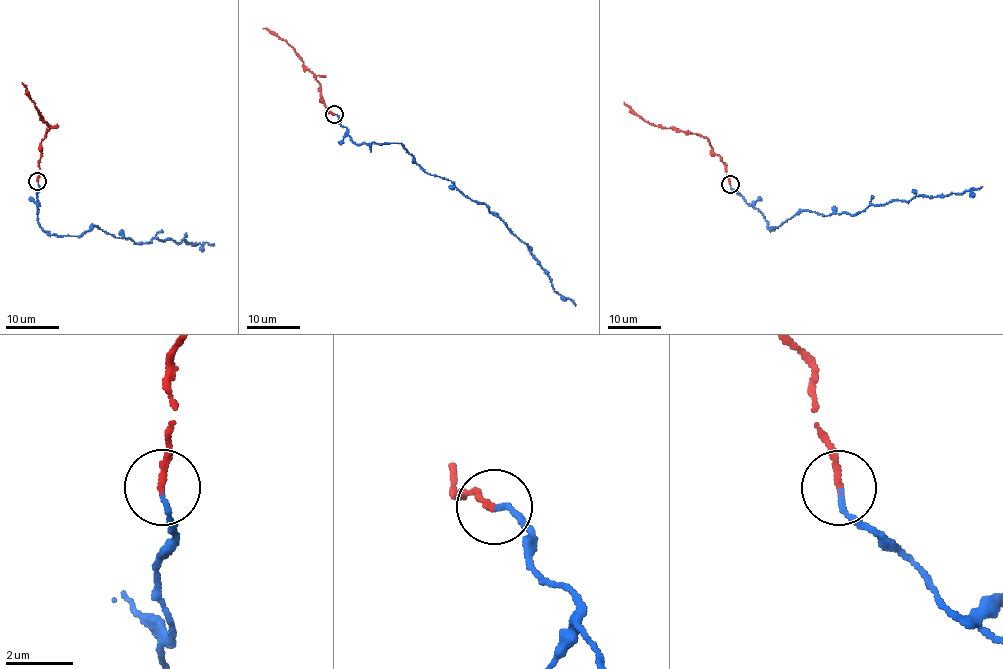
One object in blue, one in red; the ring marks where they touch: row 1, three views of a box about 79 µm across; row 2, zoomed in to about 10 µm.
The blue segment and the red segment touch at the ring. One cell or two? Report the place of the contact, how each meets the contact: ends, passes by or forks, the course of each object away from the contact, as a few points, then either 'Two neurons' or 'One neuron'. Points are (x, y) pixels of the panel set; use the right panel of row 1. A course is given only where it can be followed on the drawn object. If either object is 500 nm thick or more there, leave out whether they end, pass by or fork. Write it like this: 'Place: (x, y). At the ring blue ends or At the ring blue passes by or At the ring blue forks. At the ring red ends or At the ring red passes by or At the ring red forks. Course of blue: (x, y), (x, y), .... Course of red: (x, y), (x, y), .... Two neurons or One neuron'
Place: (730, 184). At the ring blue ends. At the ring red ends. Course of blue: (730, 184), (763, 216), (769, 230), (799, 211), (853, 214), (871, 205), (946, 196), (982, 186). Course of red: (730, 184), (726, 165), (706, 138), (651, 125), (624, 102). One neuron

